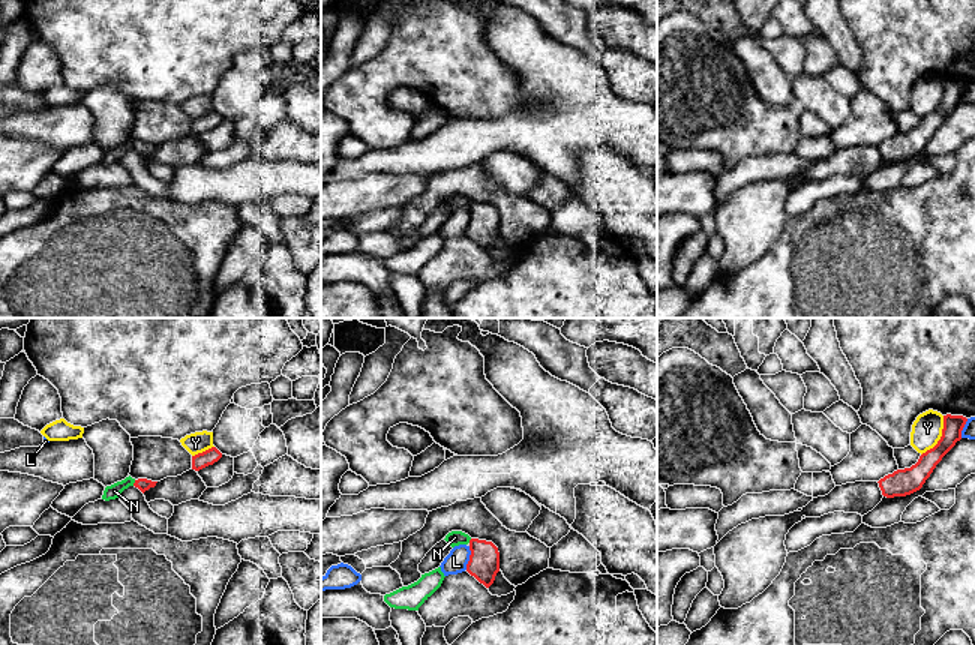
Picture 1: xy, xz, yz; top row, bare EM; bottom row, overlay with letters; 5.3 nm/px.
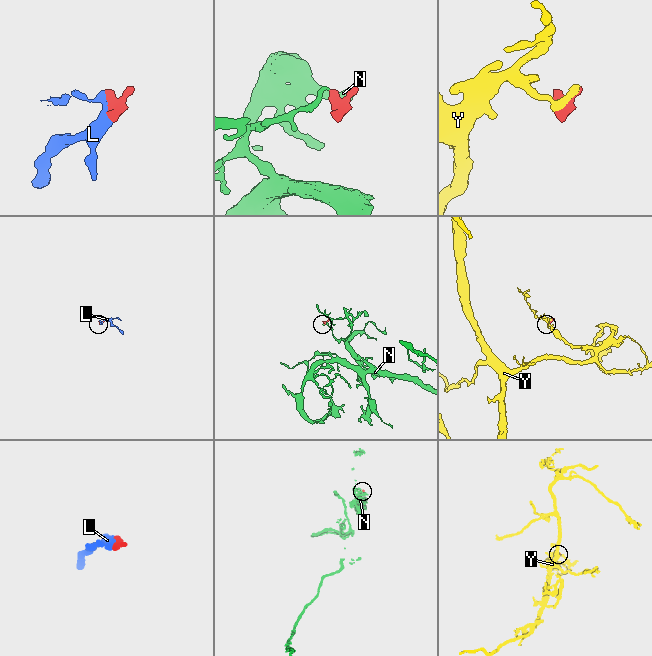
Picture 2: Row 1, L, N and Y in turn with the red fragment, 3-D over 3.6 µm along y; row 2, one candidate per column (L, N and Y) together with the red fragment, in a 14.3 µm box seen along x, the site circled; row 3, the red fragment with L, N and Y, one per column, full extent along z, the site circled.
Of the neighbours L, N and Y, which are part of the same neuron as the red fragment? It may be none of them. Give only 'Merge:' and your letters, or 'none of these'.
Merge: N

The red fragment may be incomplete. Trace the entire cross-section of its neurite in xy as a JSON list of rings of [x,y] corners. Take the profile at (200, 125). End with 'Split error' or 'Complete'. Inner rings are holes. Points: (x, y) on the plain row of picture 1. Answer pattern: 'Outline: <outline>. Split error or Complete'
Outline: [[[212,111],[202,117],[192,120],[192,134],[200,135],[208,129],[213,129],[220,122],[222,122],[222,117],[216,111]]]. Complete

